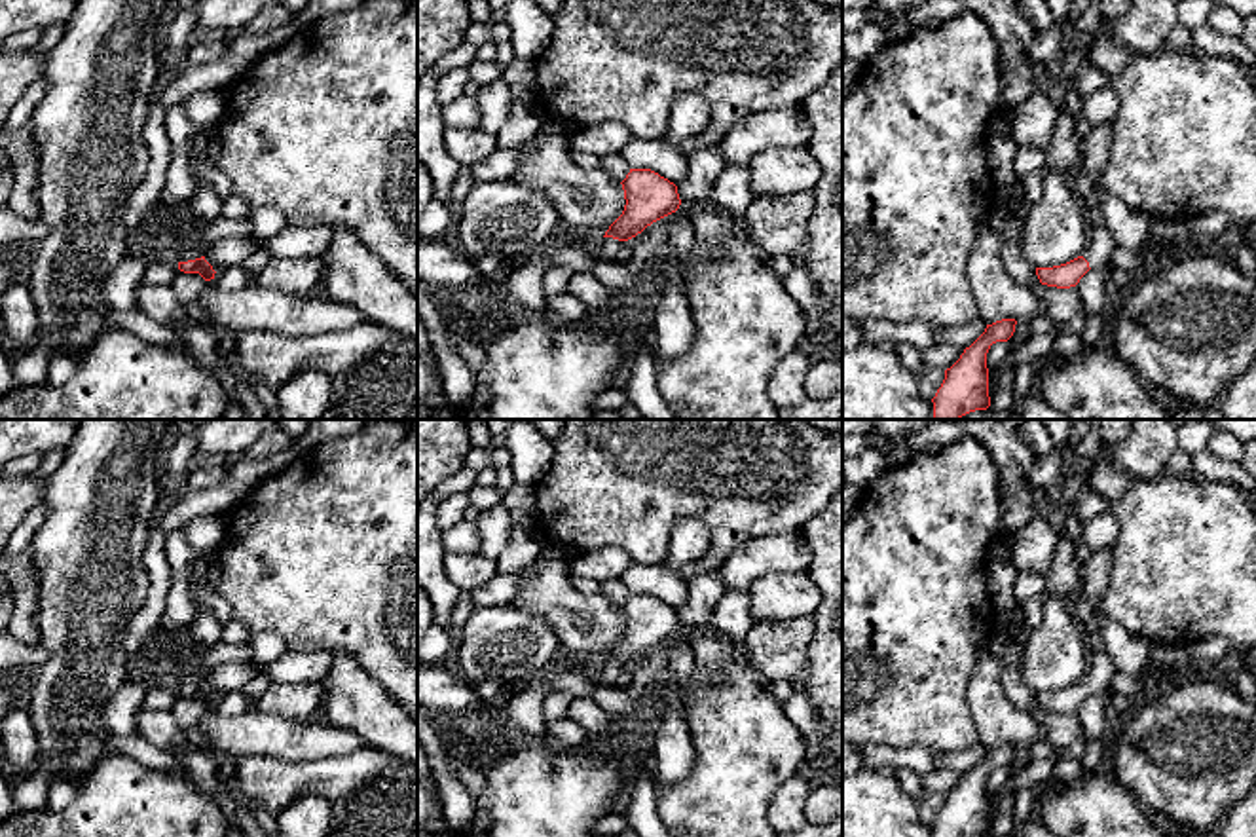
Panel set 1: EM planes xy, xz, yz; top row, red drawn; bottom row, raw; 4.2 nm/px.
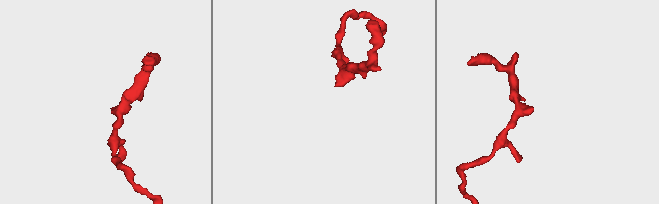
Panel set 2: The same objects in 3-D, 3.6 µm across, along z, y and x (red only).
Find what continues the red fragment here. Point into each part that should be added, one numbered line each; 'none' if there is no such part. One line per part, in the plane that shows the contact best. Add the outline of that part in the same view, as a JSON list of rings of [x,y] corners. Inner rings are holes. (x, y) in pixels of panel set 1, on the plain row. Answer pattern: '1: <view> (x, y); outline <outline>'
1: xy (192, 678); outline [[[190,672],[190,674],[184,674],[176,679],[175,687],[188,687],[188,685],[195,685],[195,683],[201,683],[203,678],[197,674],[197,672]]]

